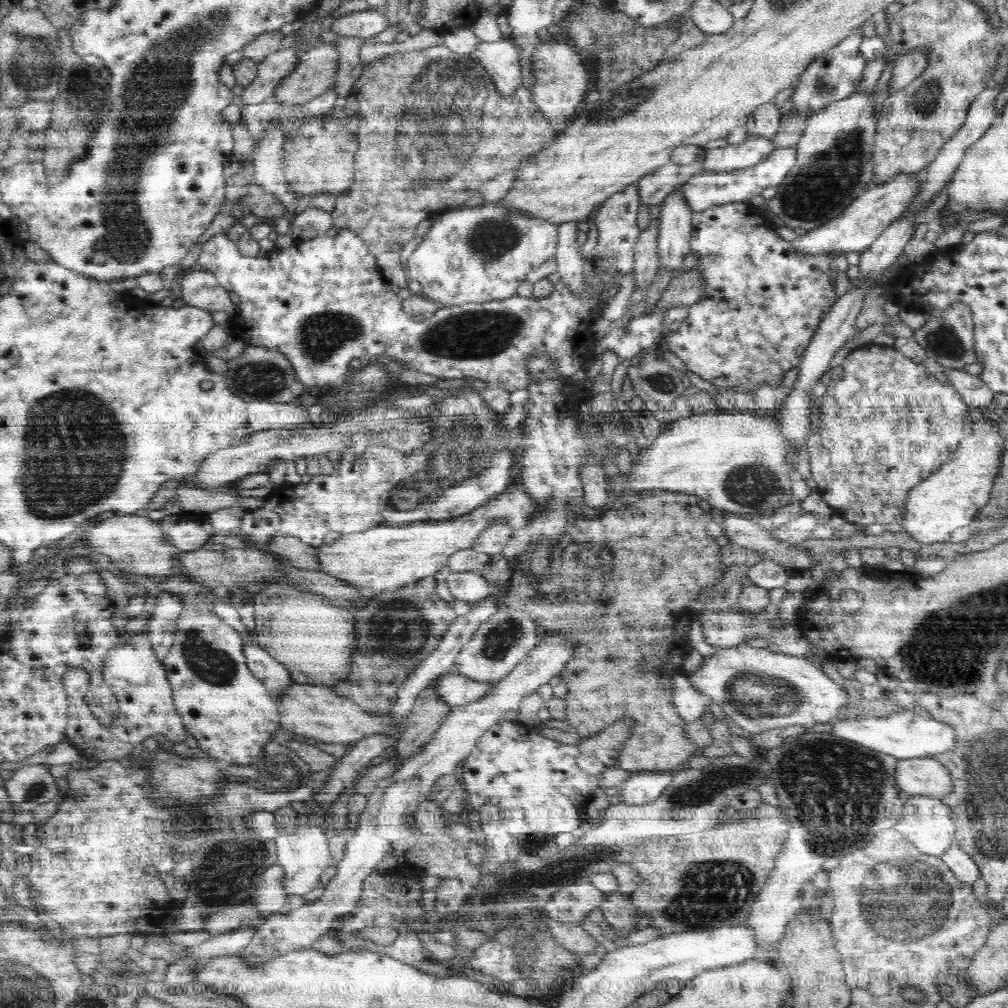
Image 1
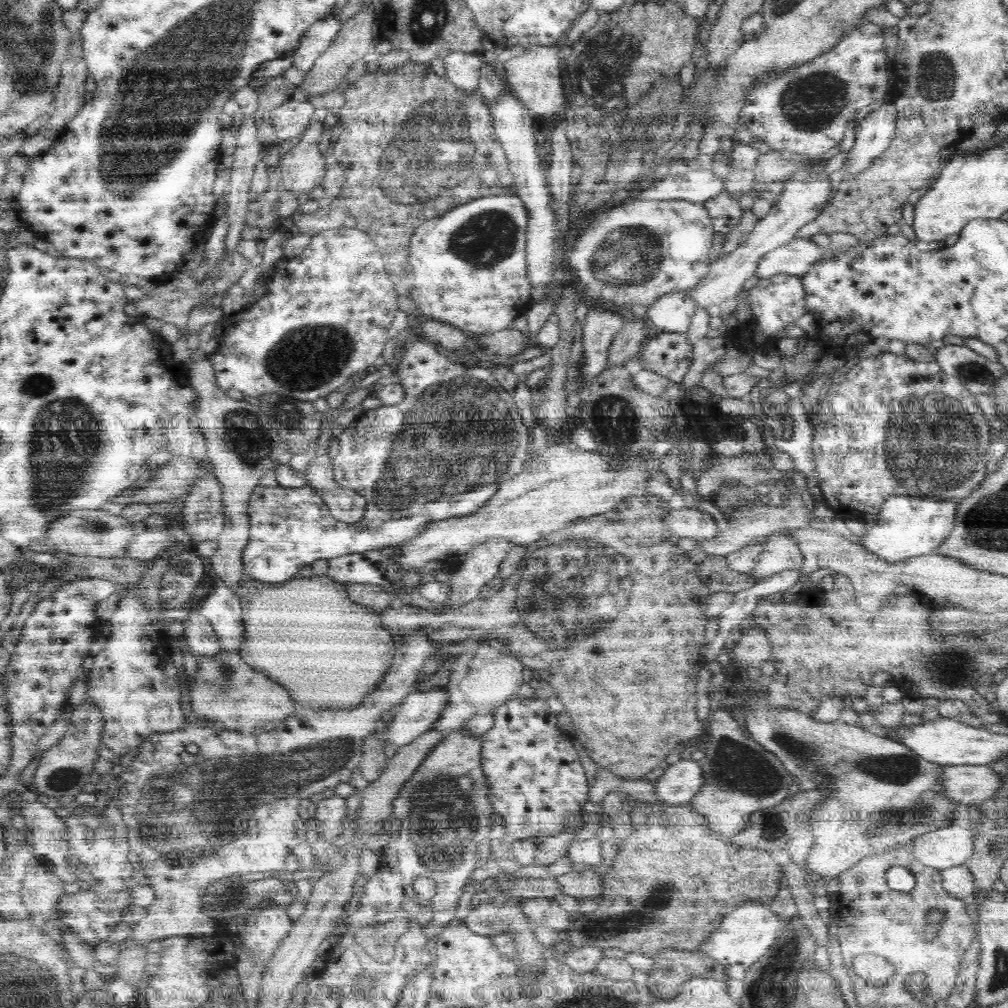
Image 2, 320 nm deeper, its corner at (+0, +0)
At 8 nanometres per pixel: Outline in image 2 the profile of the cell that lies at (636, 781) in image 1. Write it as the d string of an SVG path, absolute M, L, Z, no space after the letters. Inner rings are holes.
M686 755L673 765L665 766L665 773L654 781L654 785L661 804L690 804L704 787L702 765Z

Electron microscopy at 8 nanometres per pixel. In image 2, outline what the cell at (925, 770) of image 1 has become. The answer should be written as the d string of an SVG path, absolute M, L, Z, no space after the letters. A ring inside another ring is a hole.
M989 765L942 766L943 792L959 805L982 805L1002 788L1000 775Z

